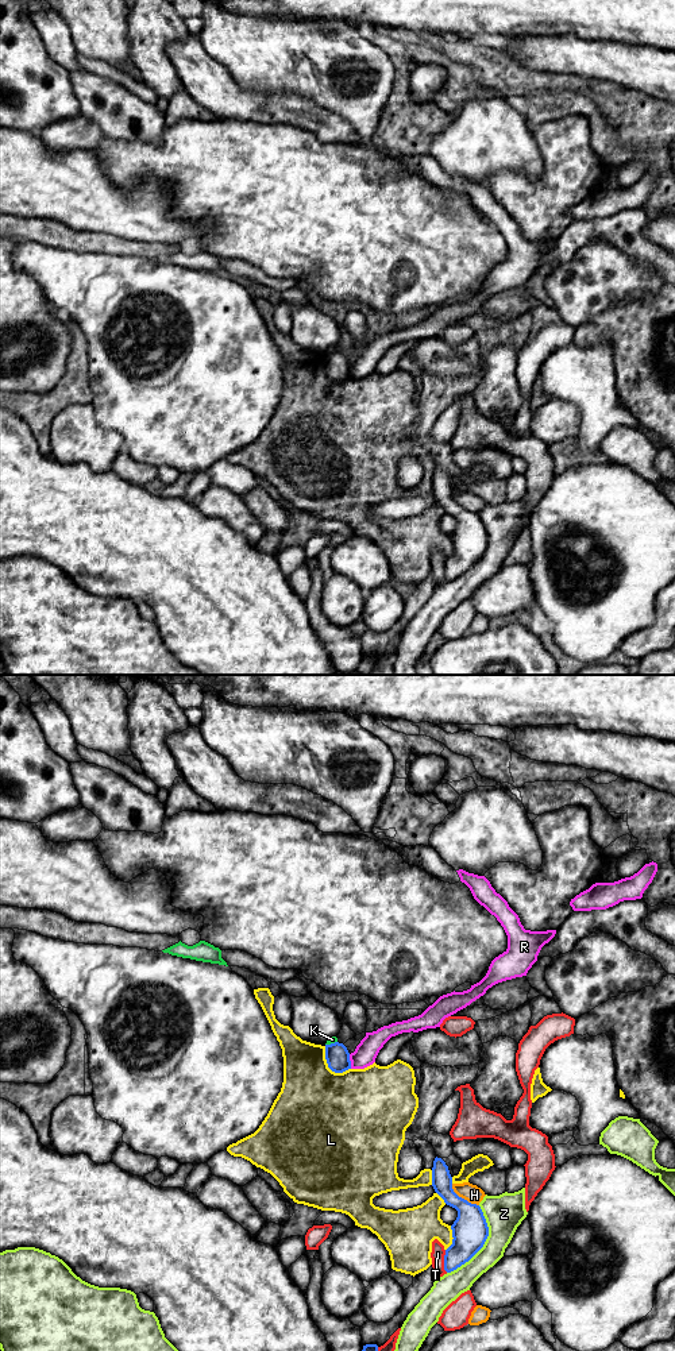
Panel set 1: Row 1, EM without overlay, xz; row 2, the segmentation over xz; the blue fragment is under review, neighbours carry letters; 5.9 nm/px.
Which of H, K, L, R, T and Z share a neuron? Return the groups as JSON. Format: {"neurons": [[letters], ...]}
{"neurons": [["H"], ["K"], ["L"], ["R"], ["T"], ["Z"]]}

